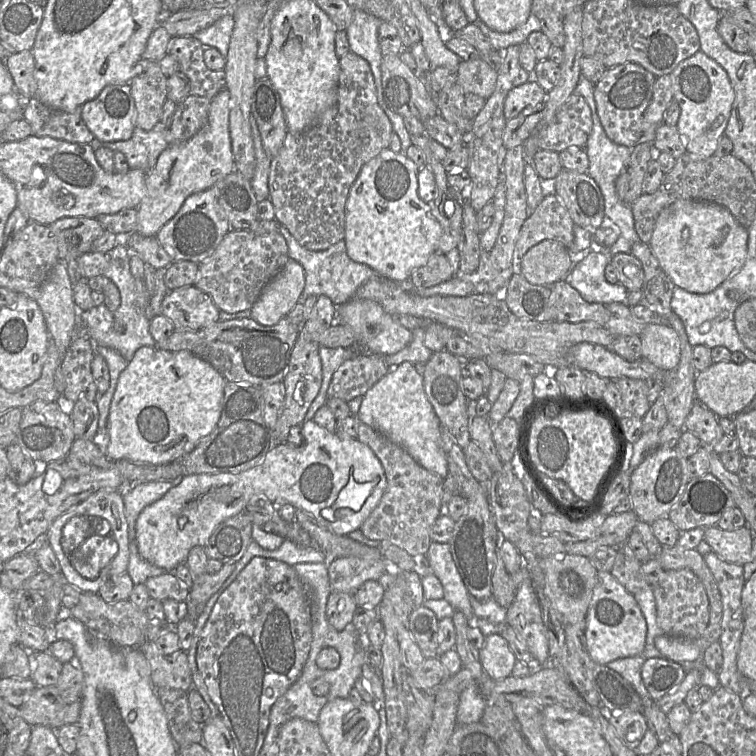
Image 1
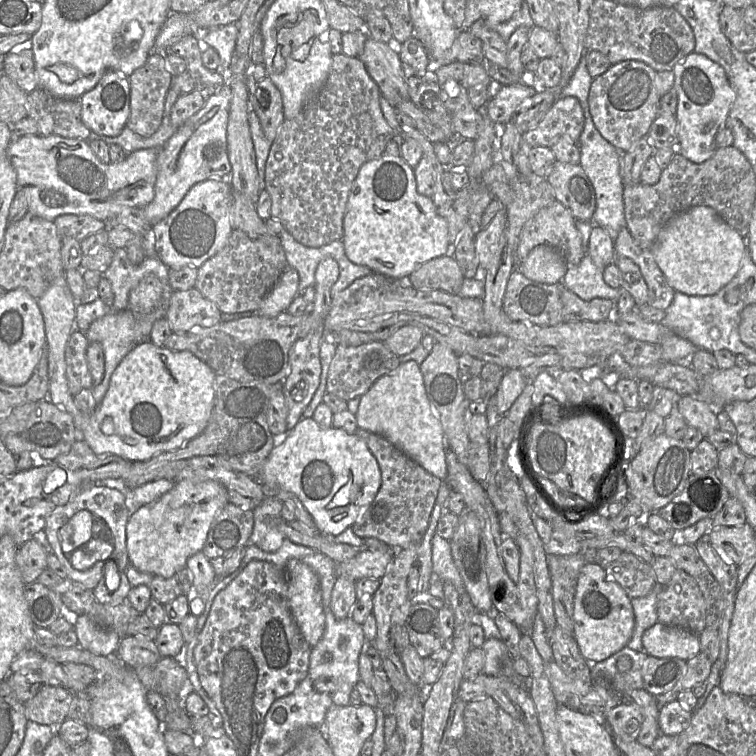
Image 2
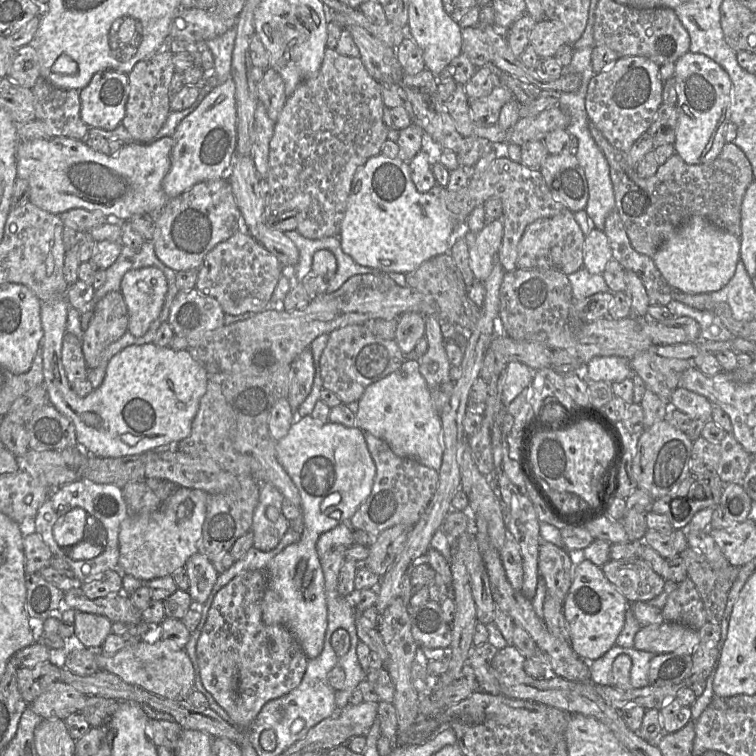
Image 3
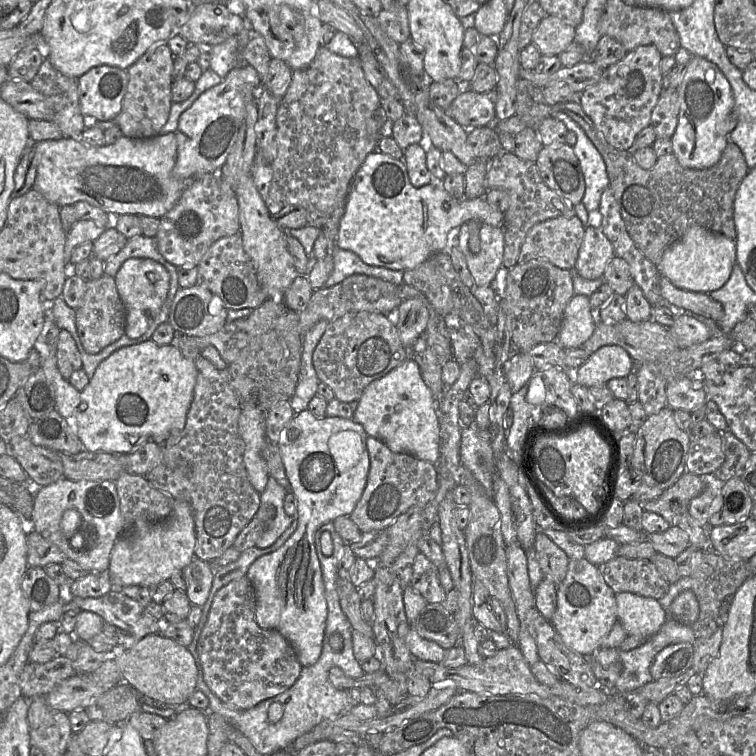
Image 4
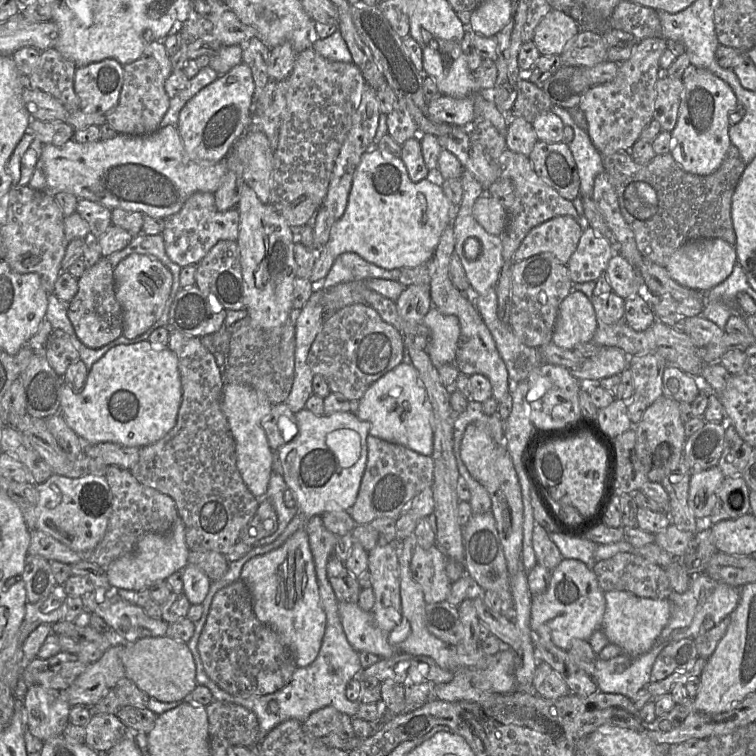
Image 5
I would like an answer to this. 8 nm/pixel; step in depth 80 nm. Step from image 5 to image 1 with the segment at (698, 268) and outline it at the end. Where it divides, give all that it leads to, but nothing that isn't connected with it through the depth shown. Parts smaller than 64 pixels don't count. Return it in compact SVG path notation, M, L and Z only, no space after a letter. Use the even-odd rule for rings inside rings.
M683 199L660 212L648 245L676 287L707 294L739 272L745 262L747 243L747 229L727 208L712 202Z

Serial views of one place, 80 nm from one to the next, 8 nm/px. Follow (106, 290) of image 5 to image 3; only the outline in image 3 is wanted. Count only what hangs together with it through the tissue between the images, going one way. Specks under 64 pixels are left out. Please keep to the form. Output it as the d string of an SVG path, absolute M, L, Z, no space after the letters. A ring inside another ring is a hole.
M111 291L97 302L93 310L93 317L87 329L83 331L82 348L89 369L99 366L105 349L127 332L128 324L128 309L120 291Z

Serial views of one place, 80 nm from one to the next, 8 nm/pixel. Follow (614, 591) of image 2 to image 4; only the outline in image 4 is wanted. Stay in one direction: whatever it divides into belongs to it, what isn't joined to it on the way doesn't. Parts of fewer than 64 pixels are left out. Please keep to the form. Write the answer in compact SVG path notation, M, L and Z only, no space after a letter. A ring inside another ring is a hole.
M585 558L569 561L564 580L556 586L556 610L550 620L566 647L584 656L594 655L601 648L603 639L617 622L615 592L605 583L598 566Z

